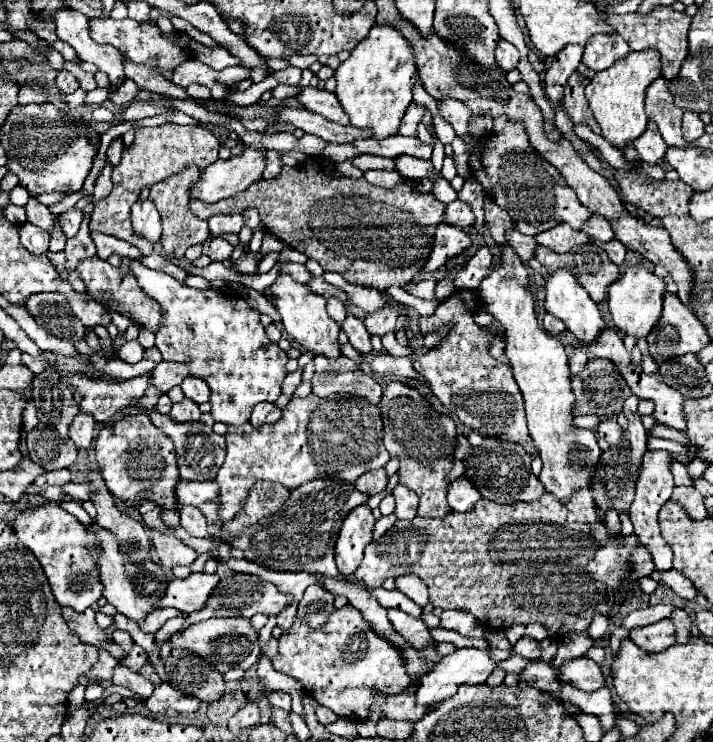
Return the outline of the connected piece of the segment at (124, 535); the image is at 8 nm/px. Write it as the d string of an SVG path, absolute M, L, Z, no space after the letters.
M98 471L88 473L86 479L88 479L90 491L92 491L90 501L94 503L94 507L98 511L96 525L100 525L102 529L116 535L120 541L120 549L134 563L142 563L144 559L152 559L152 547L148 543L148 535L146 535L144 525L118 511L116 499L108 491L108 487L104 485L104 479Z

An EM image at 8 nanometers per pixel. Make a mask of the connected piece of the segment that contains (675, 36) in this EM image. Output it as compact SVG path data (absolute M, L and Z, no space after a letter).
M656 7L648 15L628 13L628 15L608 15L608 25L616 29L618 35L624 37L624 41L630 45L630 49L646 49L656 47L662 55L662 75L666 79L676 79L682 61L688 57L688 29L690 29L690 17L686 13L678 13L672 7Z

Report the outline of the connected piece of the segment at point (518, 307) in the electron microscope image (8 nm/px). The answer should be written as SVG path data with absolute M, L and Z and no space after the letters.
M488 199L484 203L484 219L492 239L498 247L502 247L502 263L480 283L480 303L484 311L498 319L504 327L504 351L508 357L508 365L512 367L514 379L522 391L530 437L544 463L538 479L546 491L554 493L560 501L566 501L572 497L572 493L576 493L576 489L590 485L602 449L598 447L598 441L592 431L572 427L570 411L574 405L574 393L570 387L568 355L564 345L558 339L544 333L544 329L538 323L534 311L534 297L530 293L528 267L520 261L520 257L516 257L516 251L506 241L506 231L514 229L512 217L508 217L506 209L500 209L500 205Z

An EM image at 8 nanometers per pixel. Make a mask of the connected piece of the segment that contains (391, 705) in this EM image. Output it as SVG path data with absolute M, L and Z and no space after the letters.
M376 693L374 703L371 707L371 715L368 720L377 722L381 715L388 715L390 719L404 719L410 723L420 721L428 711L436 709L436 705L416 705L416 697L410 693L400 693L396 695L382 695Z

